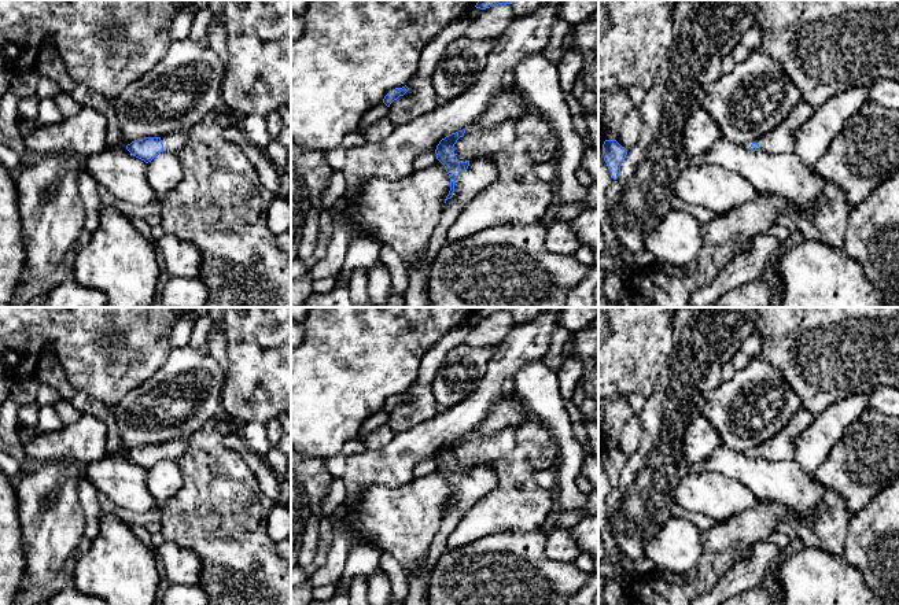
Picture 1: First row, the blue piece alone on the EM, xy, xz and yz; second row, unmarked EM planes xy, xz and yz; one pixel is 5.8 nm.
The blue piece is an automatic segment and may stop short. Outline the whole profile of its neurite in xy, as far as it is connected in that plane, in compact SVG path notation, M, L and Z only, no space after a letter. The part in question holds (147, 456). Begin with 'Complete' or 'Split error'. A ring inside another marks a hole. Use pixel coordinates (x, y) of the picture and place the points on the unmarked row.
Split error. M177 439L161 444L137 446L126 453L126 457L136 465L151 469L161 460L177 461L187 450L189 440Z

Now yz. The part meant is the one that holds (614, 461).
Complete. M605 447L603 451L603 464L611 479L614 487L620 480L620 473L627 462L627 457L622 454L616 447Z

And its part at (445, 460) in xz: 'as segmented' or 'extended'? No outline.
extended

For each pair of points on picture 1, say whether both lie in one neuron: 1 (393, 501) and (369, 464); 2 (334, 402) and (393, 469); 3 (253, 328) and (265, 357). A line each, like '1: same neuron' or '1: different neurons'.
1: different neurons
2: different neurons
3: same neuron

